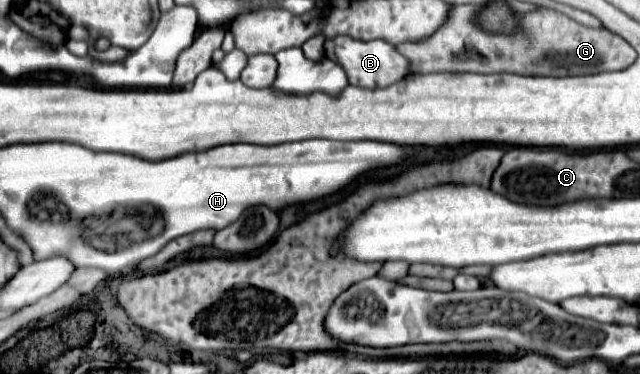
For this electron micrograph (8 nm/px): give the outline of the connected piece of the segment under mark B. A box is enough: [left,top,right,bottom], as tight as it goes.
[329,35,411,89]

